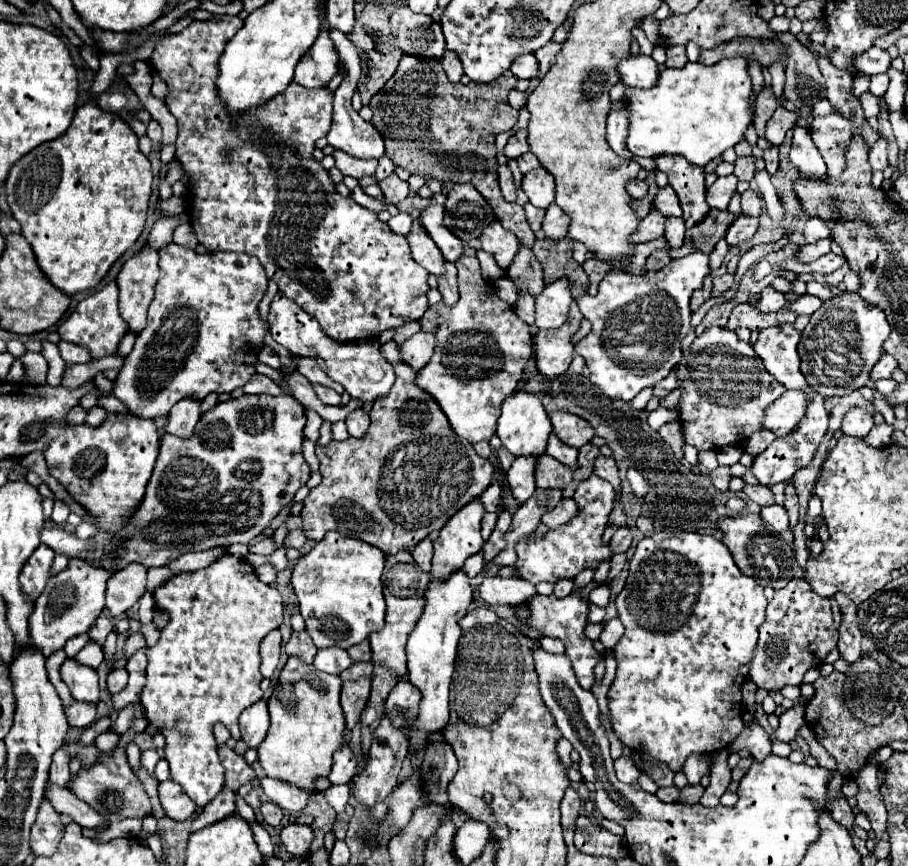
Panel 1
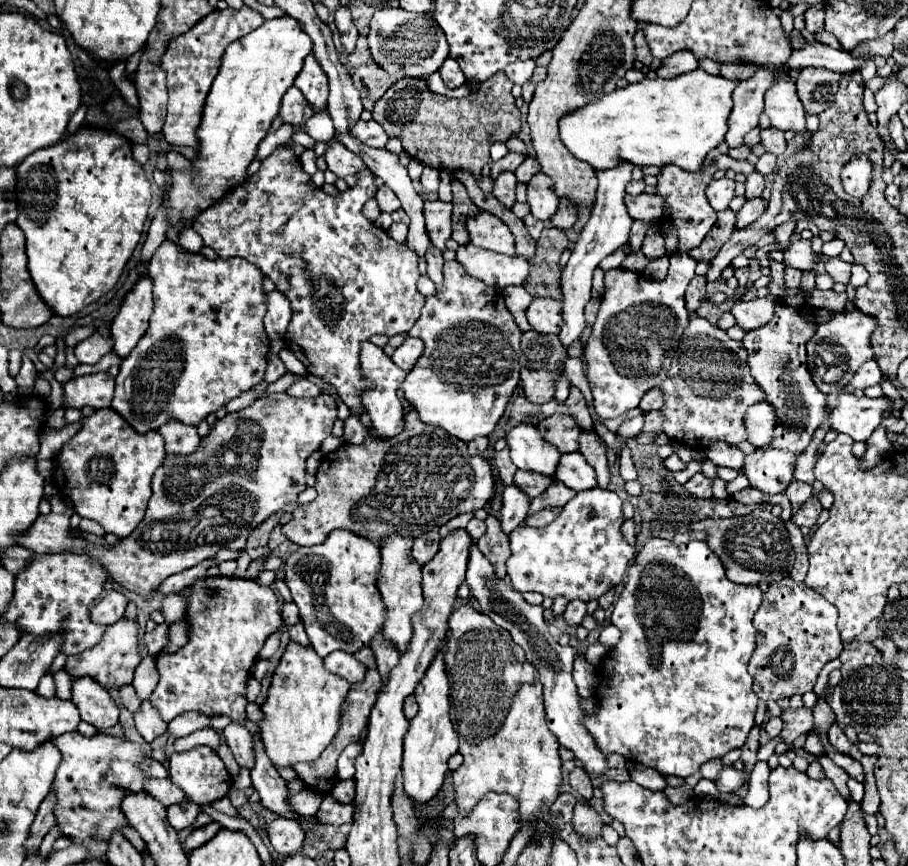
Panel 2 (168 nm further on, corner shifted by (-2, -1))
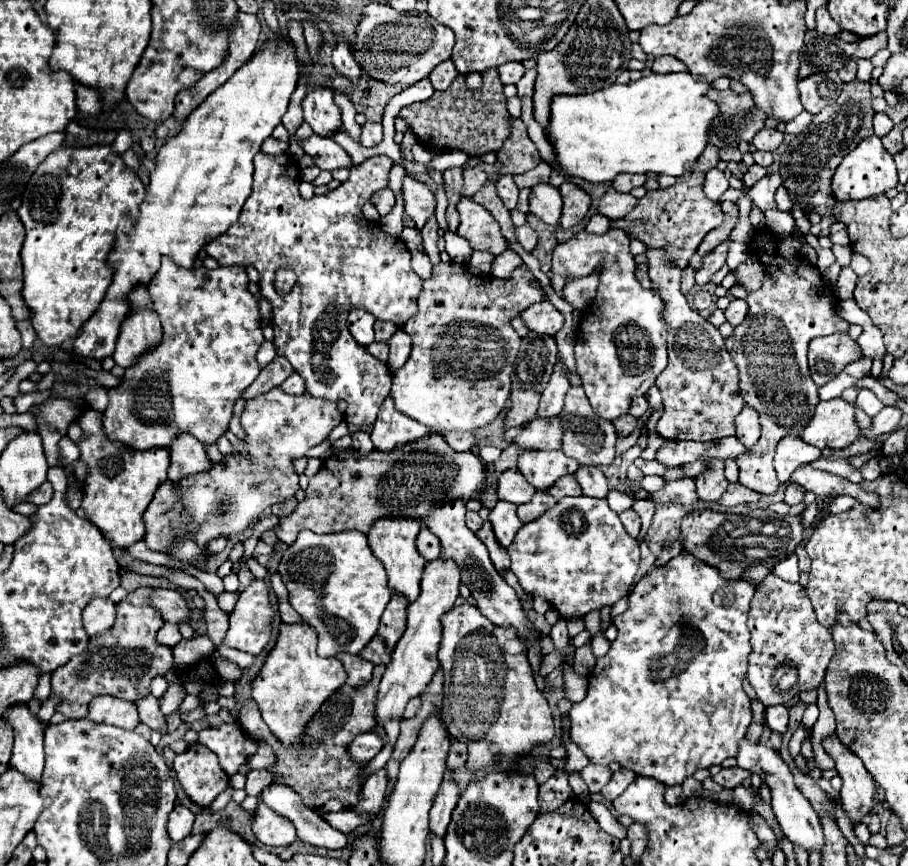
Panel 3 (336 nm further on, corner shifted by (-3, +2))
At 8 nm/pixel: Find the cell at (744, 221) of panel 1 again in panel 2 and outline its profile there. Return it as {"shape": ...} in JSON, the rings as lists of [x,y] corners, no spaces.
{"shape":[[[751,199],[751,201],[747,201],[741,207],[741,211],[737,213],[737,225],[735,225],[735,229],[745,229],[747,225],[755,223],[763,215],[763,211],[765,211],[763,199]]]}

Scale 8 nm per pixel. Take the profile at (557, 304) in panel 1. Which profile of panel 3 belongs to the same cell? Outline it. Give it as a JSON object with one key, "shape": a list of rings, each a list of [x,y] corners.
{"shape":[[[542,300],[526,308],[522,312],[522,320],[530,332],[546,336],[554,336],[564,324],[564,316],[548,300]]]}

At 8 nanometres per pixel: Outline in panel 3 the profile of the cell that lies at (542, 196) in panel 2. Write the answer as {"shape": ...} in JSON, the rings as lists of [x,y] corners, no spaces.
{"shape":[[[538,184],[530,194],[530,212],[536,214],[544,224],[558,226],[562,214],[562,198],[558,188],[550,184]]]}

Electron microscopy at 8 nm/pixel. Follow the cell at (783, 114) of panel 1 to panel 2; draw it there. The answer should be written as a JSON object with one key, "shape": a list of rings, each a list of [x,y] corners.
{"shape":[[[767,127],[761,131],[761,143],[769,153],[781,155],[785,151],[785,133],[775,127]]]}

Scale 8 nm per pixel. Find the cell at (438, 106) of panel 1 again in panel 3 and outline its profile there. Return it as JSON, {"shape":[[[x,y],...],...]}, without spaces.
{"shape":[[[496,70],[482,72],[482,88],[470,90],[466,86],[466,76],[458,76],[458,84],[452,84],[444,92],[434,92],[430,100],[406,106],[398,114],[410,124],[418,142],[432,152],[462,150],[470,156],[482,156],[486,152],[498,150],[510,136],[510,114],[506,110],[506,96],[502,94],[502,82]]]}

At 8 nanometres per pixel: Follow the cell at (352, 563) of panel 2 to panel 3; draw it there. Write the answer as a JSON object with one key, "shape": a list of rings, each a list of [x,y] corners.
{"shape":[[[302,530],[296,542],[290,544],[282,554],[278,572],[288,588],[288,602],[302,616],[302,620],[316,630],[320,656],[336,656],[338,652],[358,654],[378,632],[380,616],[392,594],[390,590],[386,590],[386,570],[382,568],[382,562],[372,554],[366,534],[348,530],[348,532],[318,536],[314,532]]]}

